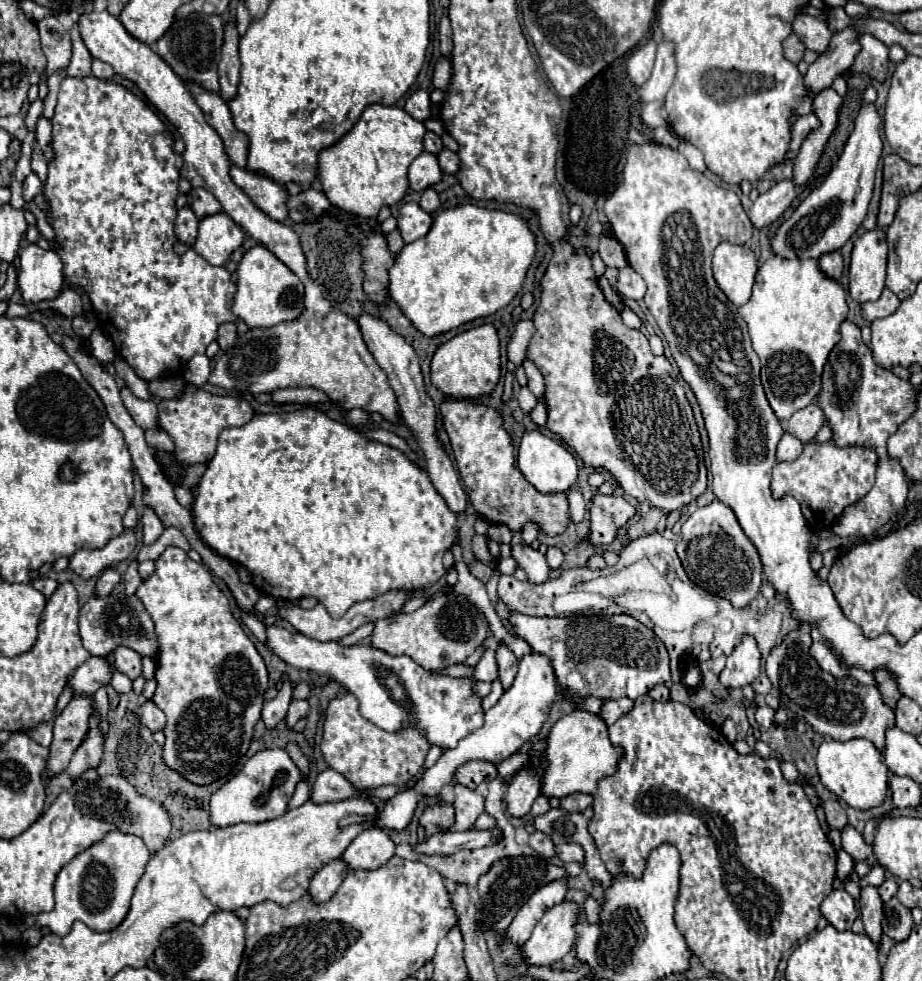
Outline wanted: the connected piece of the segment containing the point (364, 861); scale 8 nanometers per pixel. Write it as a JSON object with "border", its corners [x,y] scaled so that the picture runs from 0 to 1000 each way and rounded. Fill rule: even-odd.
{"border":[[[414,845],[393,847],[380,863],[373,867],[371,876],[380,886],[410,886],[427,872],[427,857]]]}

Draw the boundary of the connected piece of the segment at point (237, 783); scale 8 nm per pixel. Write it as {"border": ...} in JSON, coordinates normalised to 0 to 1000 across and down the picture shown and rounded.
{"border":[[[286,764],[269,774],[265,784],[236,804],[228,814],[230,839],[247,843],[256,839],[284,839],[304,833],[325,796],[325,786],[310,764]]]}

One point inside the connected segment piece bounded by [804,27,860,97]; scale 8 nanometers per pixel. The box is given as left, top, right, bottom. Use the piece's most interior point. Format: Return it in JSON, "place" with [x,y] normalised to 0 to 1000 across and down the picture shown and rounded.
{"place":[907,61]}

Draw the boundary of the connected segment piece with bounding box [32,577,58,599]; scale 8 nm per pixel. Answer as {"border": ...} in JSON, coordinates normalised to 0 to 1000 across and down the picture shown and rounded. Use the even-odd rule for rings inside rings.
{"border":[[[43,588],[43,590],[35,592],[35,596],[37,596],[37,600],[41,600],[43,604],[48,604],[50,611],[56,609],[56,604],[59,604],[61,598],[63,598],[63,594],[61,594],[59,590],[52,590],[52,588]]]}

